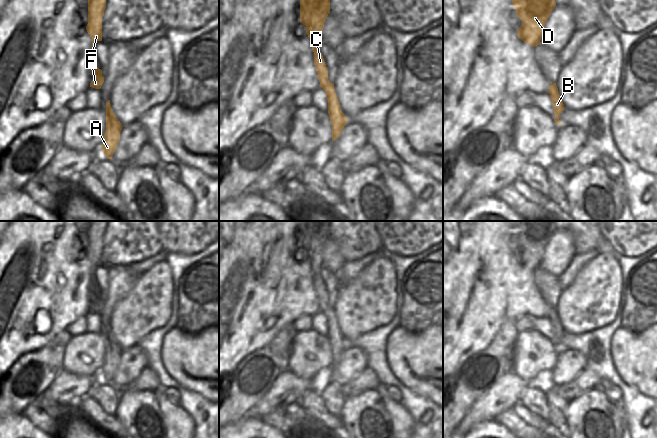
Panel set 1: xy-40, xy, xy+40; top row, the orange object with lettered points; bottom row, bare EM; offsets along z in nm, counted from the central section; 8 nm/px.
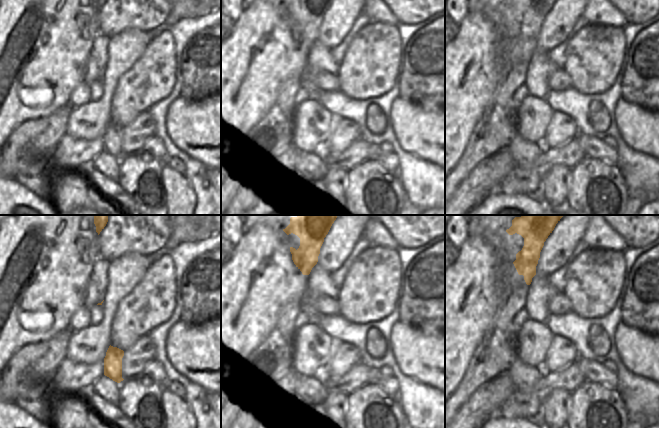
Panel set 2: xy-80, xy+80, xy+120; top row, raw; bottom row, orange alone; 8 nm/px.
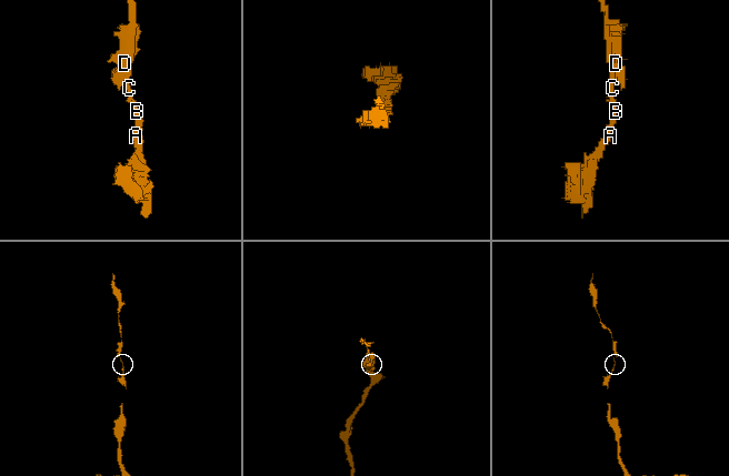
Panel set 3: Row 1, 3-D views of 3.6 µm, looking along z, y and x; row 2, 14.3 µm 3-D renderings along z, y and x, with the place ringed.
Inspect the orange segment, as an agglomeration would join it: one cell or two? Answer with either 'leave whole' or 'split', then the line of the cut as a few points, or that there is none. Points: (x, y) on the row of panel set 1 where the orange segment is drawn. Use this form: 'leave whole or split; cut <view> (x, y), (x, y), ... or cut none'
leave whole; cut none

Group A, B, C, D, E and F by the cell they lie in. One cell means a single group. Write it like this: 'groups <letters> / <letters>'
groups A B C D E F

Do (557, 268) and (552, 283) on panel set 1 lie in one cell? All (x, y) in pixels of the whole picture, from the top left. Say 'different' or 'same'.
different

